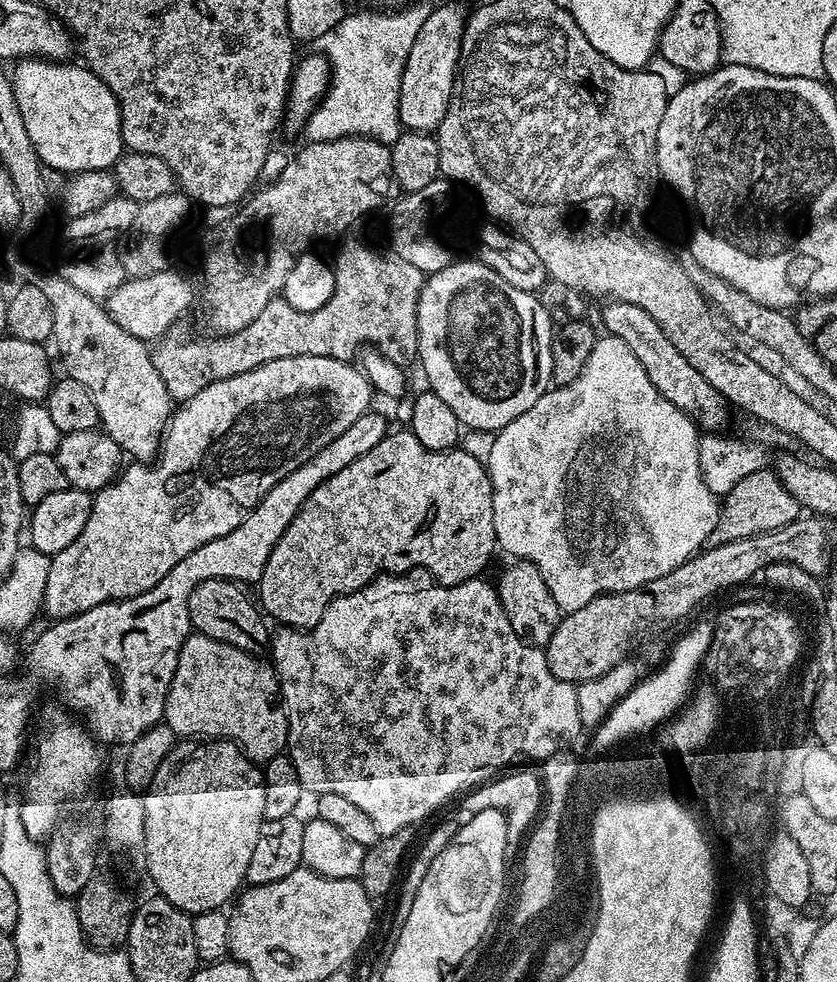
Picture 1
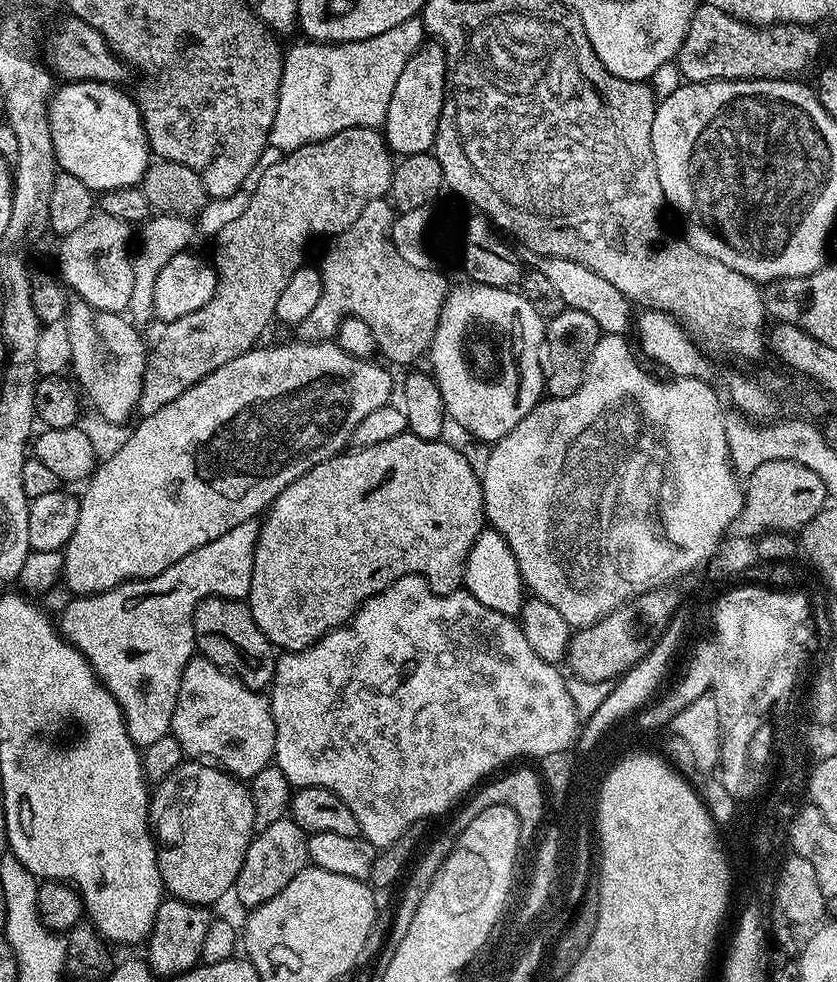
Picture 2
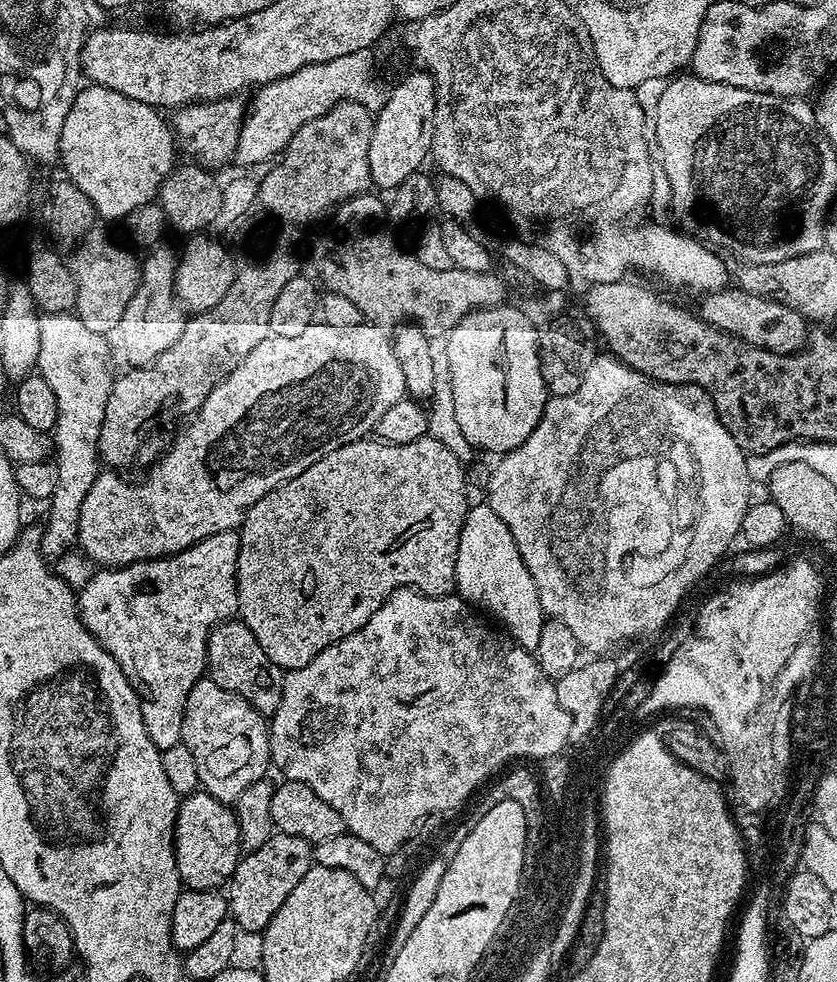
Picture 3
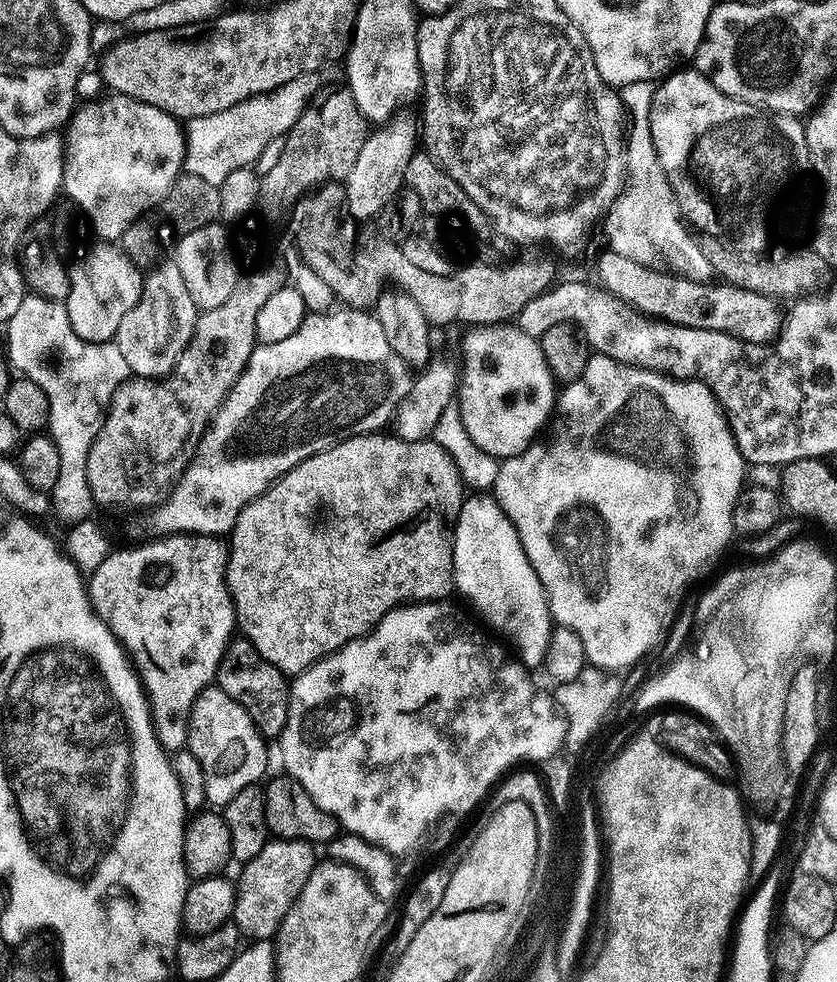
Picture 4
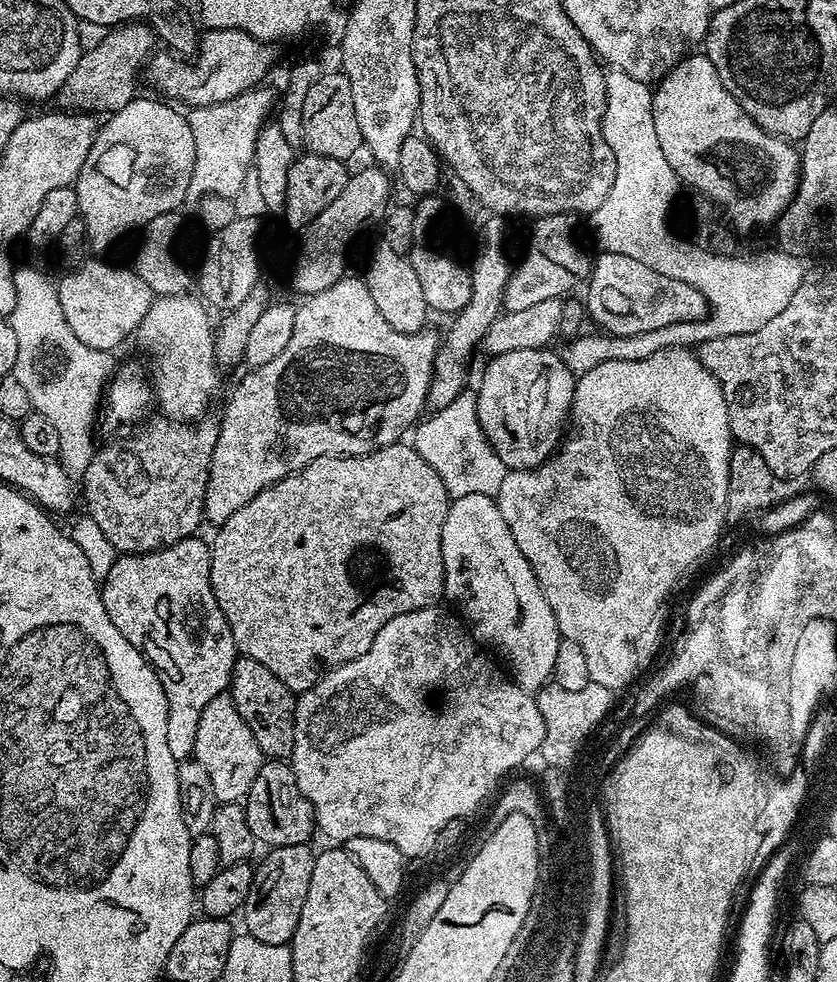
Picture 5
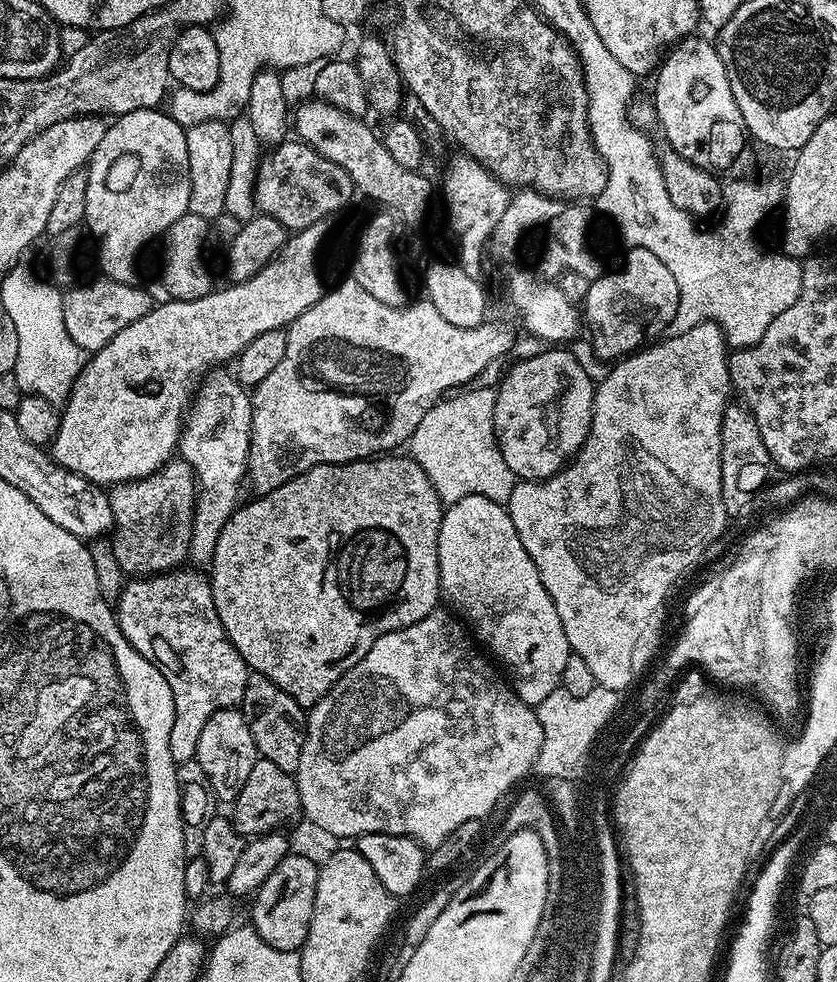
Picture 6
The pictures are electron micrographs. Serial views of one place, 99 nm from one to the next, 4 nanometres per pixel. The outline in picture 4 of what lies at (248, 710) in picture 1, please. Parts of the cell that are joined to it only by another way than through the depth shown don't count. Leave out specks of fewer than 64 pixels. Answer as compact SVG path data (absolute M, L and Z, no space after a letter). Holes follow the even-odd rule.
M210 686L198 694L192 707L186 748L194 754L194 758L198 758L198 762L202 762L209 805L226 805L234 794L238 794L238 790L259 785L265 779L268 748L264 744L267 744L265 737L254 726L250 714L246 714L246 710L242 710L242 706L238 706L230 694L223 692L219 686Z

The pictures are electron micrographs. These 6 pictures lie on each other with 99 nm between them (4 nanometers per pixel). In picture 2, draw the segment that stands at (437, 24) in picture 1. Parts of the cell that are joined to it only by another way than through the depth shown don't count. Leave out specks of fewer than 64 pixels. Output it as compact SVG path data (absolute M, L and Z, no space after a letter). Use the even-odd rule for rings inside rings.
M440 42L425 43L406 62L405 69L395 83L394 94L390 97L390 106L382 127L382 135L388 143L389 152L403 158L433 151L444 105L447 69L444 45Z

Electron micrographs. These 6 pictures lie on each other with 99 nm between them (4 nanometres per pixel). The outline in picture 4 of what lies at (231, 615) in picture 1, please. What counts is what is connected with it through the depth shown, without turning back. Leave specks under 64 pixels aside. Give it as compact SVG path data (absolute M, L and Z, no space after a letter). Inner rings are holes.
M233 638L228 643L228 649L222 654L222 662L216 671L215 683L250 714L254 726L260 735L265 738L279 738L286 726L286 714L288 713L289 677L278 671L250 641L243 638Z

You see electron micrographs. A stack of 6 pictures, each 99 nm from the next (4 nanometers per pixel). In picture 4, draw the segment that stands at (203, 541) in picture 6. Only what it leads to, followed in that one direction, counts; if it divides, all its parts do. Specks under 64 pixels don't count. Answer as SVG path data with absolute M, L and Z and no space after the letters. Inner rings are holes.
M174 262L160 264L151 273L144 277L144 289L142 298L126 318L122 318L121 325L118 326L114 343L118 346L118 351L122 353L122 358L126 358L126 366L133 377L146 380L159 380L170 376L176 369L176 363L180 360L180 355L188 349L192 342L192 335L196 330L196 317L198 309L190 290L186 290L186 281L182 278L178 266Z

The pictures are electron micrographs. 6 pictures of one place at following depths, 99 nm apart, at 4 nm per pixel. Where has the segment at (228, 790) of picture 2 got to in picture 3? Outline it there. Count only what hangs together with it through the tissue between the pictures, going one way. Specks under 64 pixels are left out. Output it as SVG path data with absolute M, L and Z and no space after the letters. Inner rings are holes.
M203 790L183 797L176 809L172 845L176 851L180 883L185 889L216 890L227 885L242 855L235 811L225 801Z

